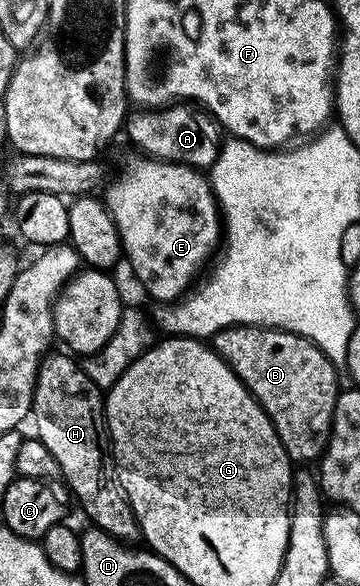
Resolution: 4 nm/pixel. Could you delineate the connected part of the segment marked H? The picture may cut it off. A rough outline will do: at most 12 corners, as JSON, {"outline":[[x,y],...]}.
{"outline":[[67,351],[34,386],[34,436],[91,527],[141,539],[106,396]]}

